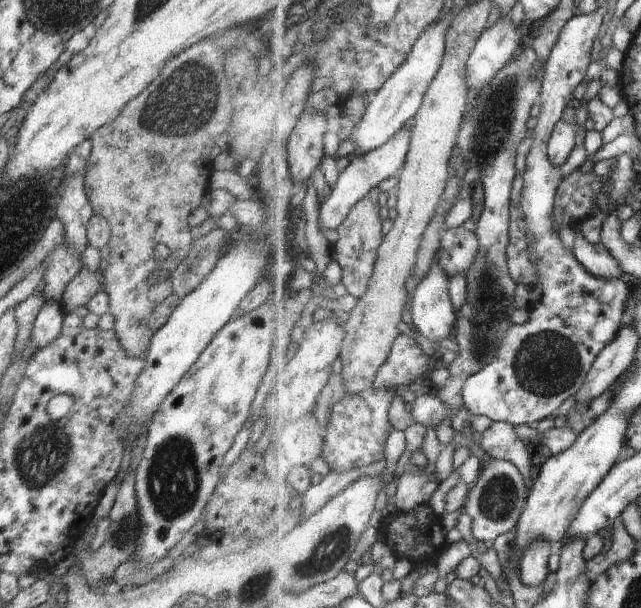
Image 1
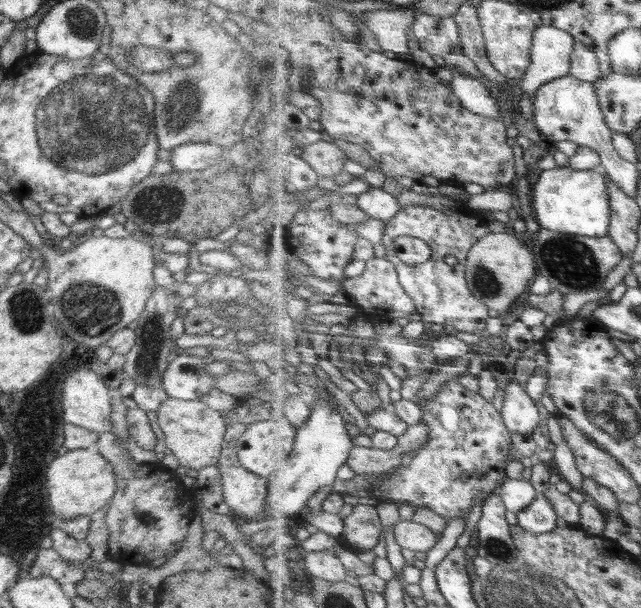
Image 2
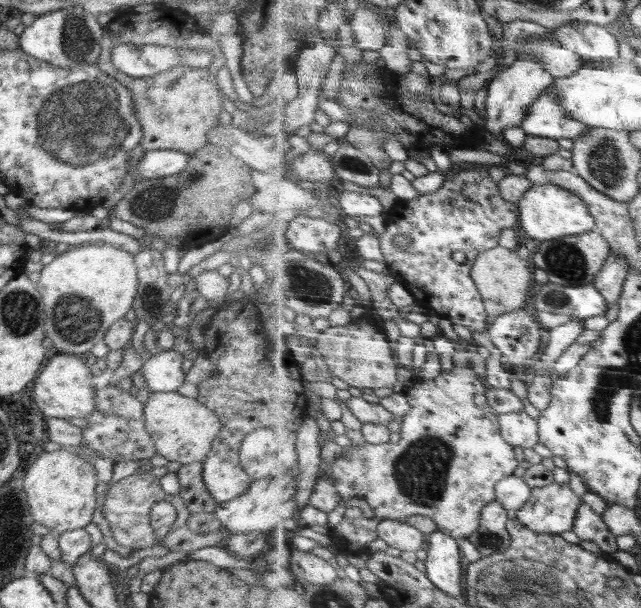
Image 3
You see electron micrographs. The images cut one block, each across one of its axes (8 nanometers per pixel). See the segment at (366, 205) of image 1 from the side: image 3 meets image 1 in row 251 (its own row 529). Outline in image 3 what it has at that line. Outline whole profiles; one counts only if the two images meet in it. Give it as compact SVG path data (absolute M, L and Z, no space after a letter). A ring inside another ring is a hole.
M358 497L344 504L347 511L335 531L340 538L344 538L344 545L354 554L381 538L379 528L383 518L364 498Z

